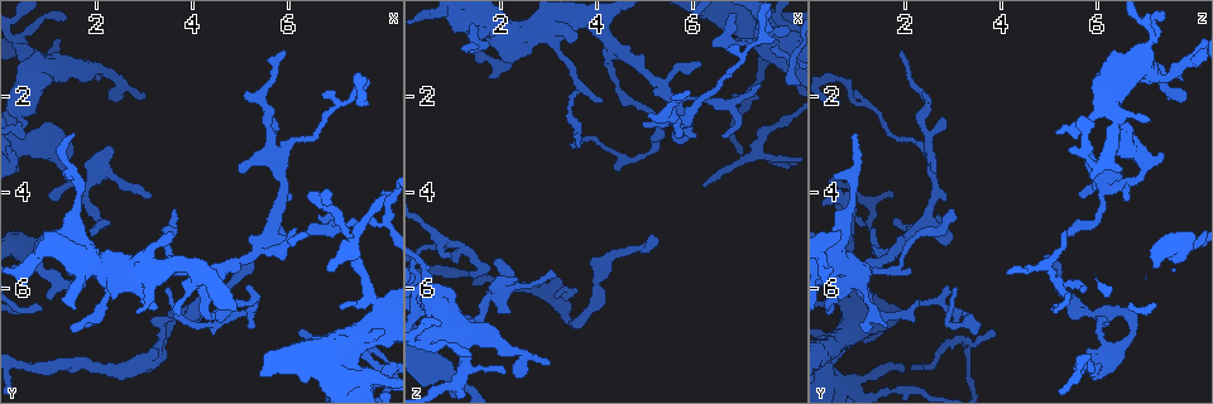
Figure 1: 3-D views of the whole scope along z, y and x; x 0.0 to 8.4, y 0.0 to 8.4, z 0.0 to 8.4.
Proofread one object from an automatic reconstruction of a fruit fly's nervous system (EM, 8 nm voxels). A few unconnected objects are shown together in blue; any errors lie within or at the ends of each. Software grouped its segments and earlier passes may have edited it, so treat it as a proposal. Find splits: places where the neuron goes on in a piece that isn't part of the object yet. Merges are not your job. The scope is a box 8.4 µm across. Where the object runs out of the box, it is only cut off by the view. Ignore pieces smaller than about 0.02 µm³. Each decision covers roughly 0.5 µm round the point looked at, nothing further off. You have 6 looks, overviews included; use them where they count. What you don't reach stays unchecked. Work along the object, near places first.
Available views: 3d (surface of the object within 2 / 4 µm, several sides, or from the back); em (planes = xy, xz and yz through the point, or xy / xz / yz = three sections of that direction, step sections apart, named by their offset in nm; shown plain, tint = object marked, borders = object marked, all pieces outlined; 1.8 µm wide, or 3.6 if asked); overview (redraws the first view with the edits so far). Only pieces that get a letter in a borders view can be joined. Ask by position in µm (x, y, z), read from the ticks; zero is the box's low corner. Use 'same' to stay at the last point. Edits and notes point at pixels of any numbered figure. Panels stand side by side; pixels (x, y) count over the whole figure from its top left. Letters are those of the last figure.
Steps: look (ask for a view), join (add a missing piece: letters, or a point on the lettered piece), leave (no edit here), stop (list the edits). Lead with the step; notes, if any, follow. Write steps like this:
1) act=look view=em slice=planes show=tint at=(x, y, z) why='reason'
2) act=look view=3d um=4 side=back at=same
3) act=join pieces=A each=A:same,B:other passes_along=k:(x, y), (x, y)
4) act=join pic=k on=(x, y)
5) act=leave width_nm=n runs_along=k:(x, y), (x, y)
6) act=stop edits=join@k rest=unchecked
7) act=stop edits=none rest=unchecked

act=look view=em slice=xy step=16 show=borders at=(5.15, 5.35, 4.95) why='tapers out'

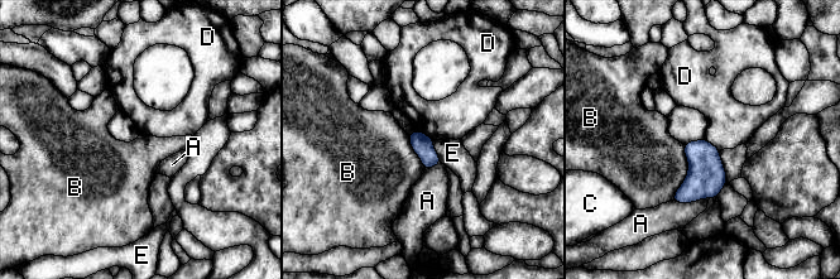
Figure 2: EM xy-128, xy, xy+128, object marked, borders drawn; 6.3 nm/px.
act=look view=em slice=planes show=borders at=same

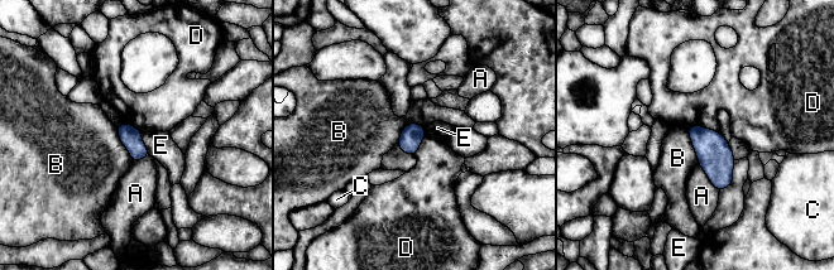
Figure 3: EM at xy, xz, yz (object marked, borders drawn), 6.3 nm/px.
act=leave each=A:other,B:other,C:other,D:other,E:other found='no lettered piece goes on from it'

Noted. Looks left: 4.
act=look view=3d um=4 at=(3.55, 6.65, 6.00) why='free end'

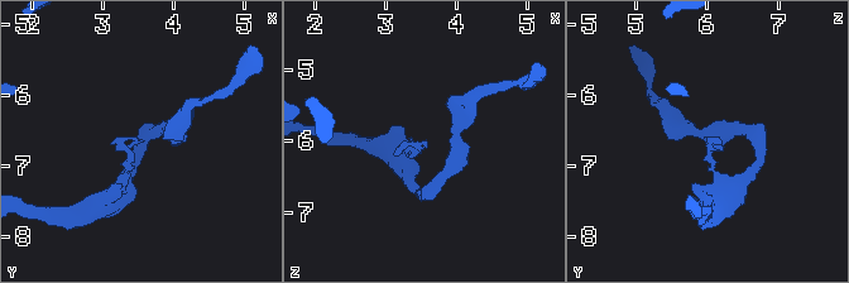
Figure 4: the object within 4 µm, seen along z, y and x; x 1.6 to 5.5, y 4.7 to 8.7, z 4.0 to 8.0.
act=look view=em slice=planes show=plain at=(3.60, 6.65, 6.05)

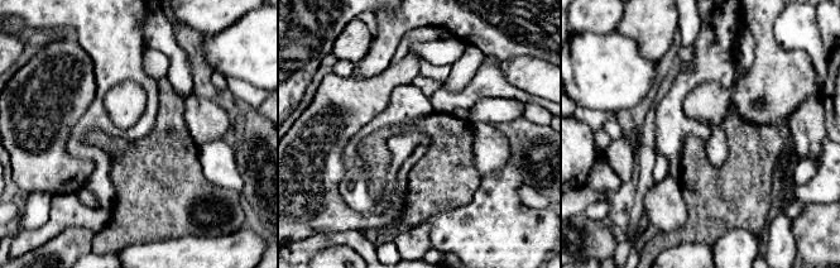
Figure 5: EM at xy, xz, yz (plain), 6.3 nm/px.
act=look view=em slice=planes show=borders at=same

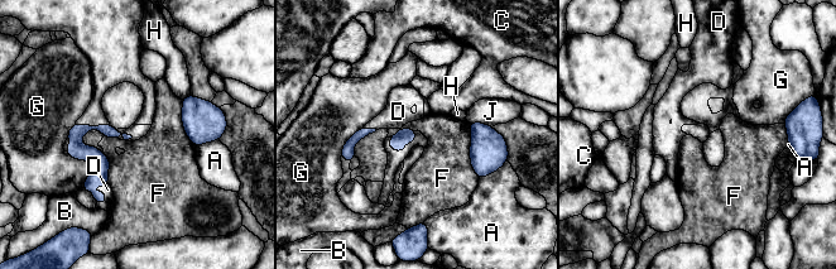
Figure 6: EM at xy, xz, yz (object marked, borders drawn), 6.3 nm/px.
act=leave width_nm=80 each=A:other,B:other,C:other,D:other,F:other,G:other,H:other,J:other found='none of them fits'

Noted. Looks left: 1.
act=stop edits=none rest=unchecked

